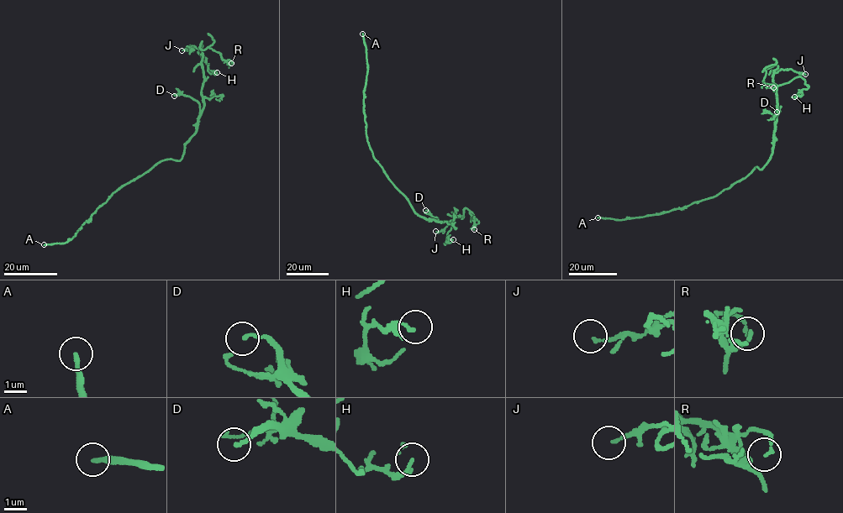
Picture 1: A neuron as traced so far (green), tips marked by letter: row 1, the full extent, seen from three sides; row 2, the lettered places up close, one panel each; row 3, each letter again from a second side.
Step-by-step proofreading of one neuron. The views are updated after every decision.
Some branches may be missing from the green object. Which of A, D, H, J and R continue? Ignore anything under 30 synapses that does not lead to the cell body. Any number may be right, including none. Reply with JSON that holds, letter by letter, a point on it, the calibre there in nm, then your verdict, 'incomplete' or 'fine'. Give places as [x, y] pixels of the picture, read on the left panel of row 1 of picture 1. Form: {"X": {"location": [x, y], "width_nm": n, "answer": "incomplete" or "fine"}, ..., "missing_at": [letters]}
{"A": {"location": [44, 244], "width_nm": 200, "answer": "incomplete"}, "D": {"location": [174, 96], "width_nm": 140, "answer": "fine"}, "H": {"location": [217, 72], "width_nm": 120, "answer": "fine"}, "J": {"location": [181, 50], "width_nm": 130, "answer": "fine"}, "R": {"location": [231, 63], "width_nm": 140, "answer": "fine"}, "missing_at": ["A"]}

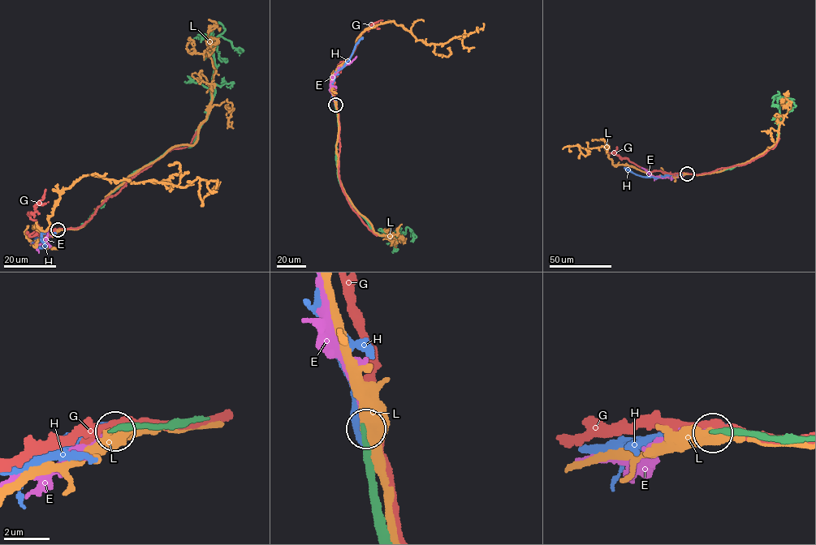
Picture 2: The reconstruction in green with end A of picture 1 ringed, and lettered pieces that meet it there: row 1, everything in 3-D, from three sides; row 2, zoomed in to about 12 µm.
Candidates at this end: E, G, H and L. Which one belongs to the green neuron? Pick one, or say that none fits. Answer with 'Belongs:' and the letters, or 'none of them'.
Belongs: E

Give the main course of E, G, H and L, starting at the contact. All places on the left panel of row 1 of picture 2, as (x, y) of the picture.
E: (58, 229), (33, 243), (35, 246), (42, 243), (48, 228)
G: (58, 229), (82, 226), (90, 221), (105, 199), (114, 196), (127, 181), (172, 149), (189, 144), (205, 122)
H: (58, 229), (34, 239), (33, 243), (37, 247), (45, 246), (41, 239), (43, 232)
L: (60, 229), (32, 243), (84, 176), (198, 178), (202, 199), (220, 182)

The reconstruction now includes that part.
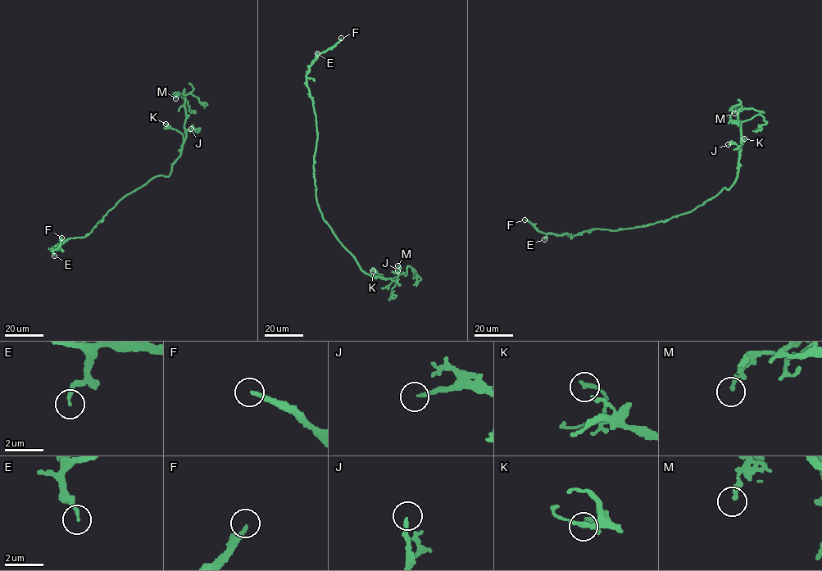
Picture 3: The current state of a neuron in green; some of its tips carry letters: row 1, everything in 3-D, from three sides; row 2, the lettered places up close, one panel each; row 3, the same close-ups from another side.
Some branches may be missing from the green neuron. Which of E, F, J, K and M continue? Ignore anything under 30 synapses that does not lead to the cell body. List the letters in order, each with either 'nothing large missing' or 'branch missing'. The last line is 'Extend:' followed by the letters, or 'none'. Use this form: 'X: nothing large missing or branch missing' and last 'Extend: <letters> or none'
E: nothing large missing
F: branch missing
J: nothing large missing
K: nothing large missing
M: nothing large missing
Extend: F

